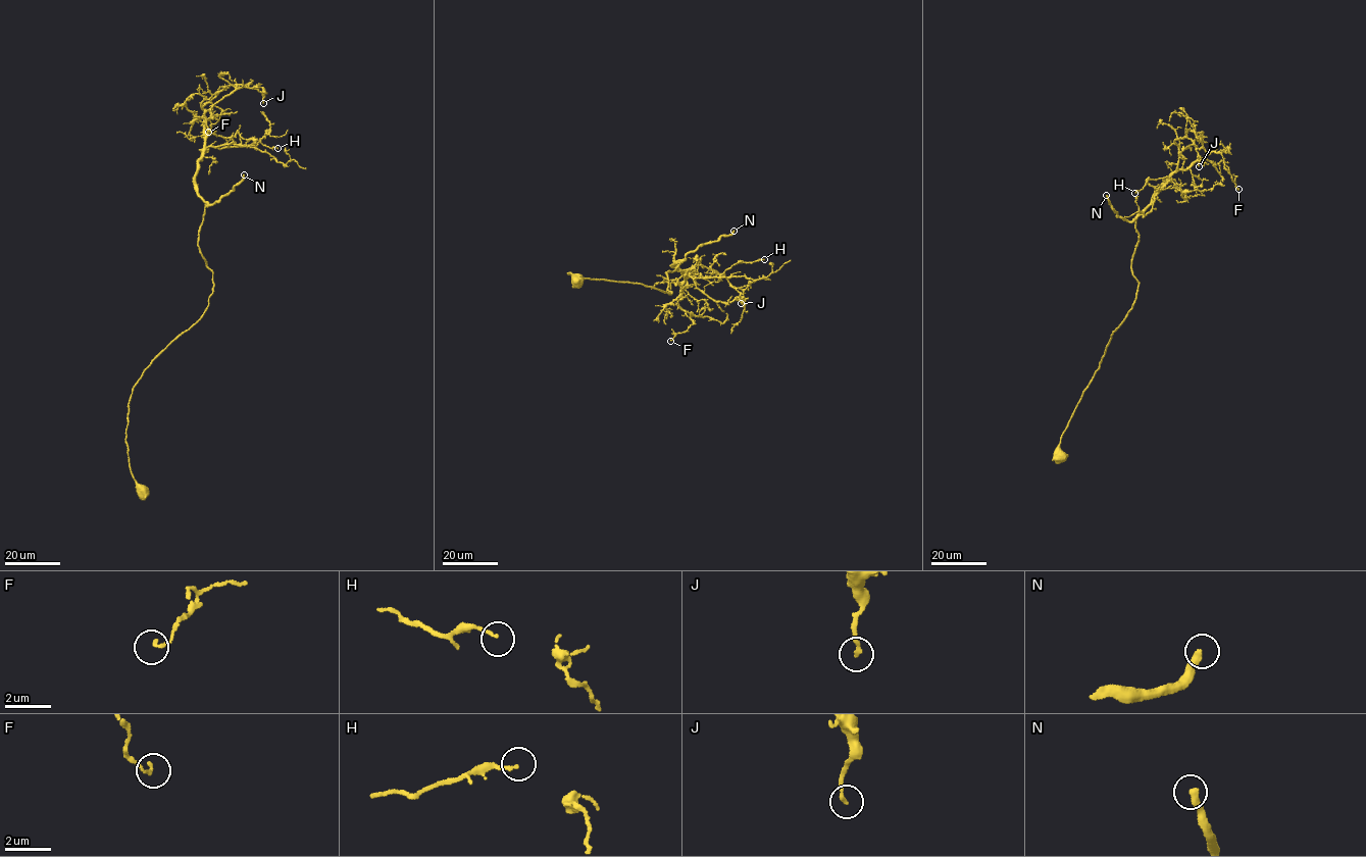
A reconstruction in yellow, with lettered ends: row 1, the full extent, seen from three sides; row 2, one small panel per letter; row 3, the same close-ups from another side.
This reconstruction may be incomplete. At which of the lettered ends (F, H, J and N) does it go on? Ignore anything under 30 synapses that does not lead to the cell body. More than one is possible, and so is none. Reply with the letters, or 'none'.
N

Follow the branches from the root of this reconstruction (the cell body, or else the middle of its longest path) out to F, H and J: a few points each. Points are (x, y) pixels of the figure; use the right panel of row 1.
F: (1059, 456), (1082, 391), (1135, 298), (1135, 220), (1154, 191), (1211, 151), (1220, 153), (1238, 189)
H: (1059, 456), (1082, 391), (1135, 298), (1135, 220), (1170, 178), (1164, 185), (1167, 178), (1150, 179), (1134, 193)
J: (1059, 456), (1060, 438), (1082, 391), (1135, 300), (1135, 220), (1176, 168), (1174, 140), (1191, 140), (1199, 166)

